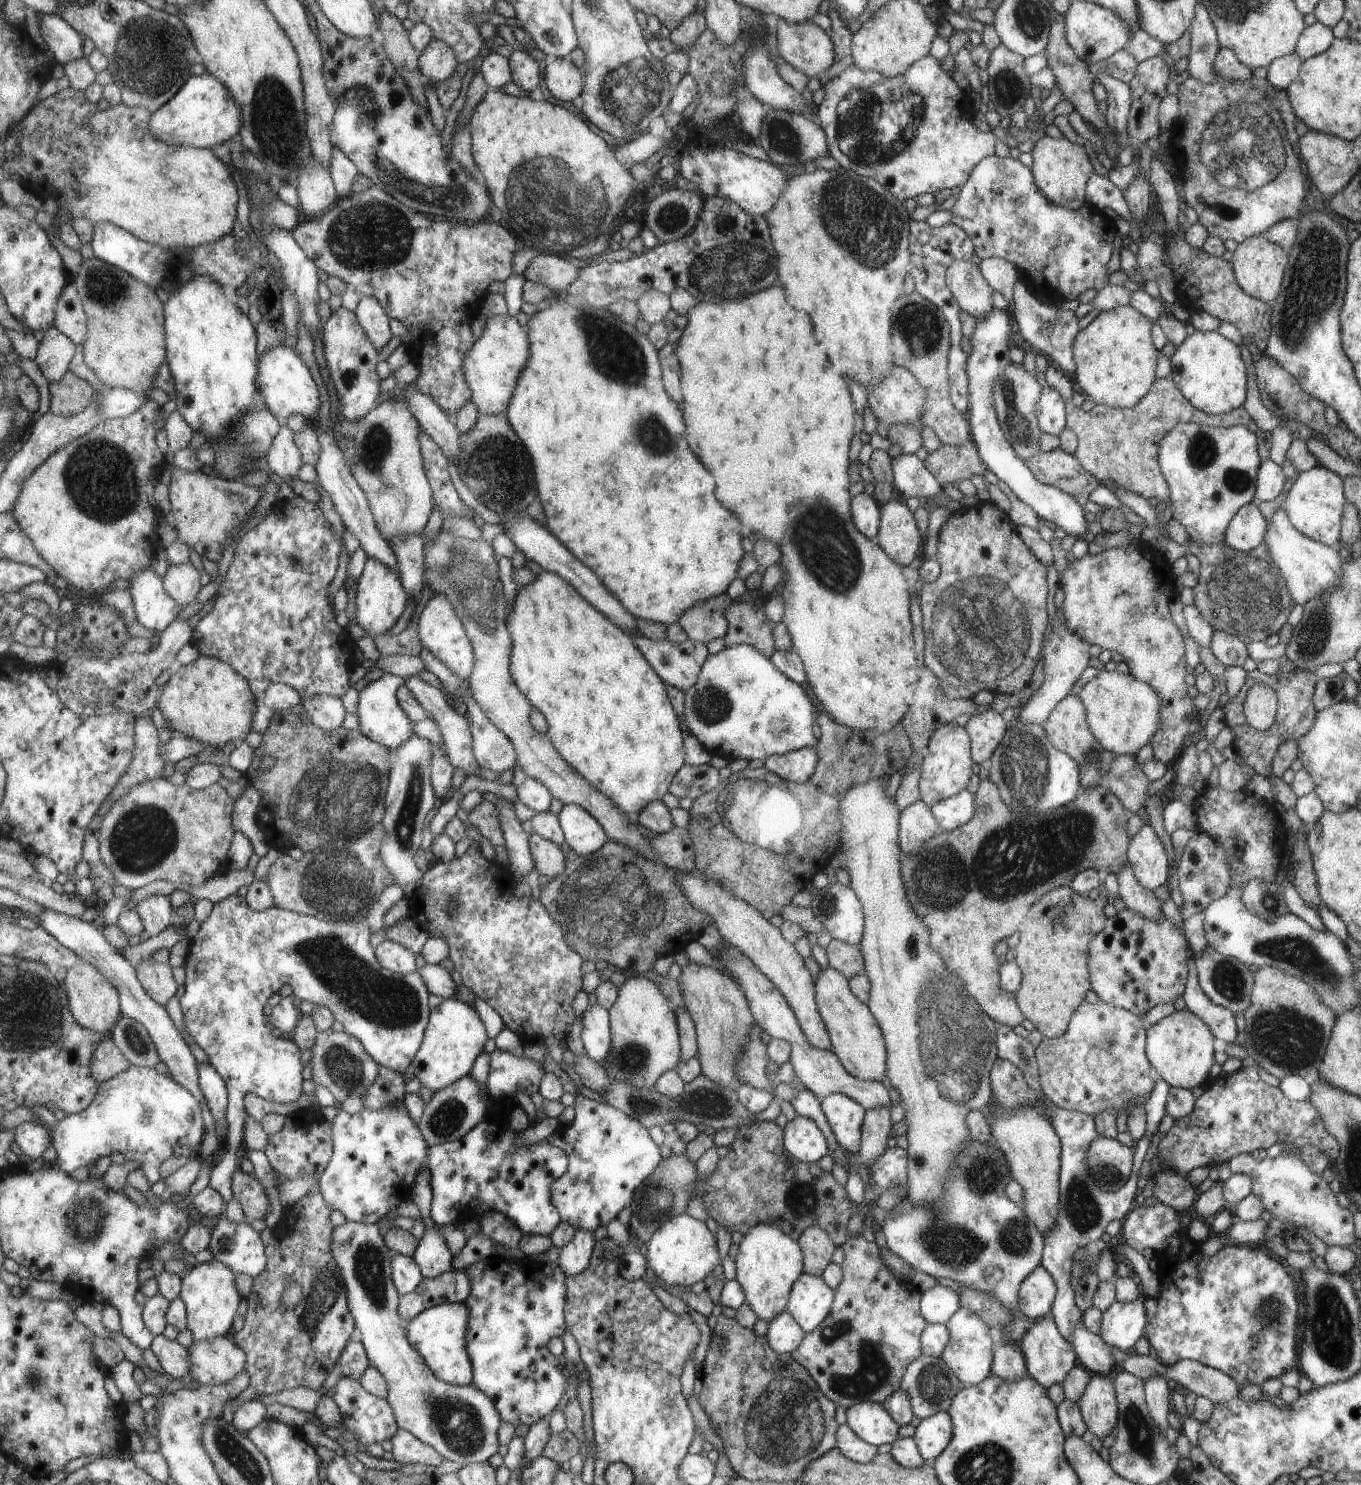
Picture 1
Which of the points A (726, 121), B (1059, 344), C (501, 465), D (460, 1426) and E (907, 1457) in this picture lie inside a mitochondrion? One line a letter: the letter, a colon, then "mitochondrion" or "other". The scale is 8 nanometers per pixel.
A: other
B: other
C: mitochondrion
D: mitochondrion
E: other

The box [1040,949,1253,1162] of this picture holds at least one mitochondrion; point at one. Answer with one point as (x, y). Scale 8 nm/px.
(1228, 980)

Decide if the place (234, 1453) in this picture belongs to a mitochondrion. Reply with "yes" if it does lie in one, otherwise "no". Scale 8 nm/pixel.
yes

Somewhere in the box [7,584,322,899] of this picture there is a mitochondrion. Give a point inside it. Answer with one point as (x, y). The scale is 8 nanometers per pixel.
(141, 839)

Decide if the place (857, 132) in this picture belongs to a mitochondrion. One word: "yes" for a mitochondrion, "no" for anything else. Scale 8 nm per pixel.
yes

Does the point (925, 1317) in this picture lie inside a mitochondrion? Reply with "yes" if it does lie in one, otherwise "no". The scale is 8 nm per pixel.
no

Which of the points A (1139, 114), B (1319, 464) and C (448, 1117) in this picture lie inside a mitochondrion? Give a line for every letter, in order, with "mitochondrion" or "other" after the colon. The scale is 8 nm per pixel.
A: other
B: other
C: mitochondrion

